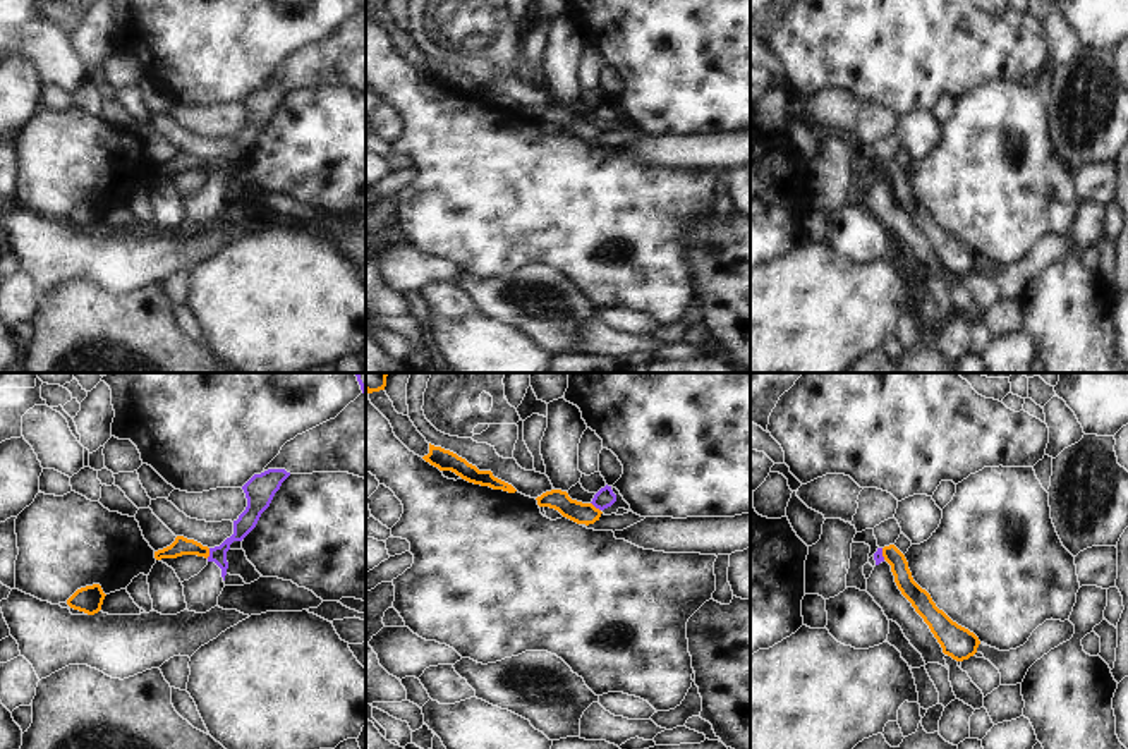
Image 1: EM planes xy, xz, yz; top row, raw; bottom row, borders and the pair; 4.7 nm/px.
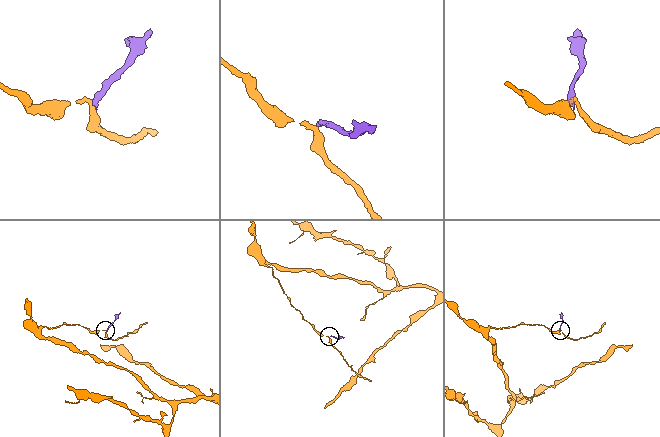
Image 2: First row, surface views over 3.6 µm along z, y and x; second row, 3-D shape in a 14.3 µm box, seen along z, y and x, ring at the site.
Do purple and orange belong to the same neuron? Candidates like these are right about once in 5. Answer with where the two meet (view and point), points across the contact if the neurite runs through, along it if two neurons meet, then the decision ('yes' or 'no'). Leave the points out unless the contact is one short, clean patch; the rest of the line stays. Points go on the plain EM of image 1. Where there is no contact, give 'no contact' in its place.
xy (210, 169) | along xy (210, 164), (206, 172) | no

